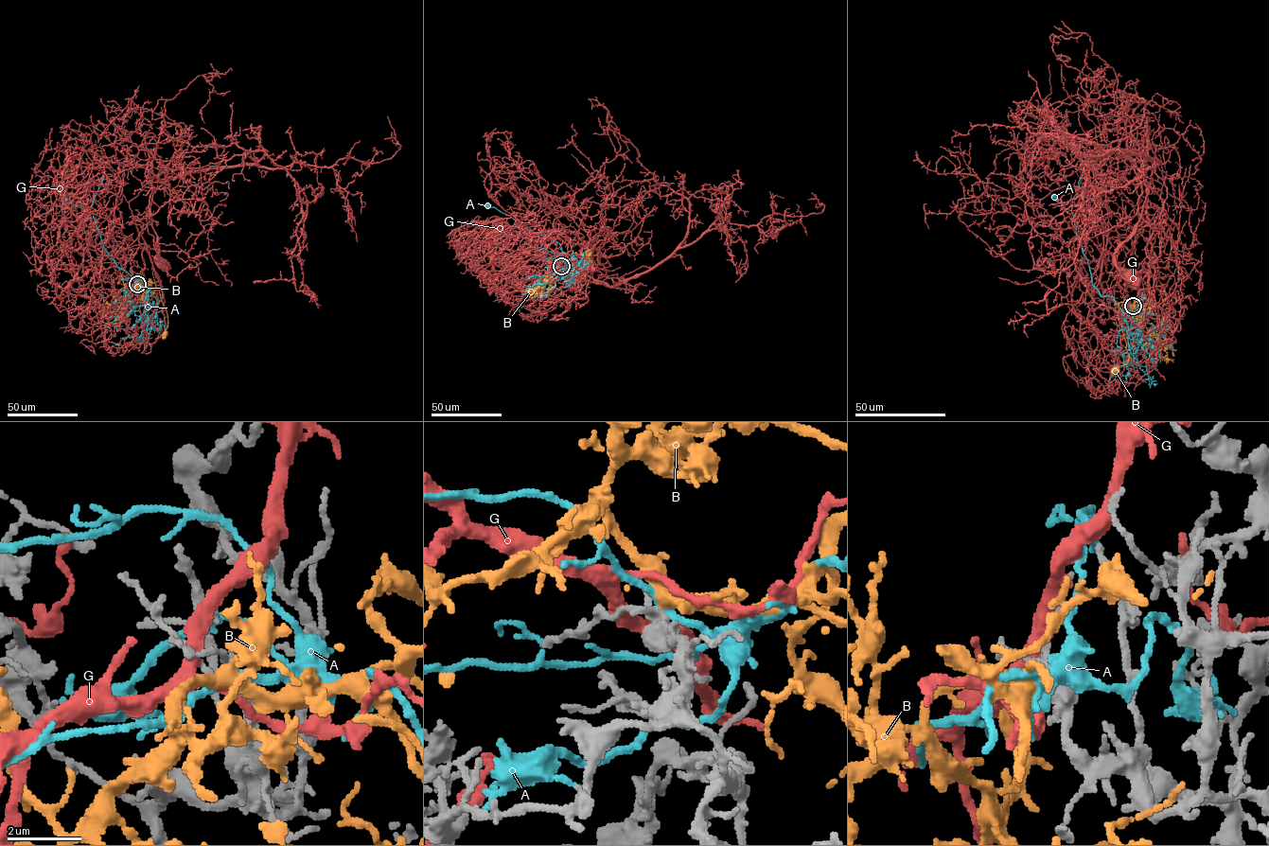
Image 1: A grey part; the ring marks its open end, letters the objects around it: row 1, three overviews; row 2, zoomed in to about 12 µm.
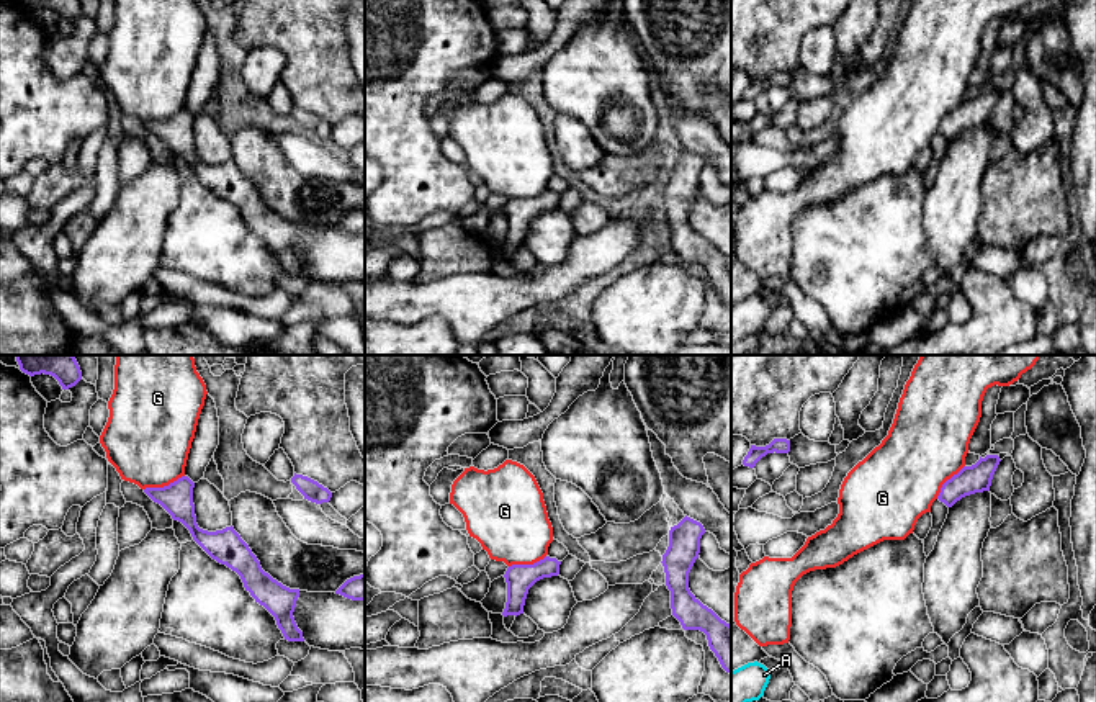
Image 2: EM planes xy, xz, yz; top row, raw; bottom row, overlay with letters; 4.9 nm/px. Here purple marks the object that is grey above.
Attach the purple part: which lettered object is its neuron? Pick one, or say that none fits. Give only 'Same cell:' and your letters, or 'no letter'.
Same cell: B

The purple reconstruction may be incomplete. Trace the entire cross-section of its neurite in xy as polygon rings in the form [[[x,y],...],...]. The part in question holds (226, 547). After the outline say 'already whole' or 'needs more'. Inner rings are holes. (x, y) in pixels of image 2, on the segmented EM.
[[[182,476],[164,488],[146,488],[144,493],[160,504],[173,520],[182,522],[213,560],[240,576],[245,591],[275,617],[285,640],[304,641],[293,617],[299,589],[290,589],[265,573],[232,525],[216,532],[200,529],[195,515],[193,488],[195,483],[188,476]]]; already whole

